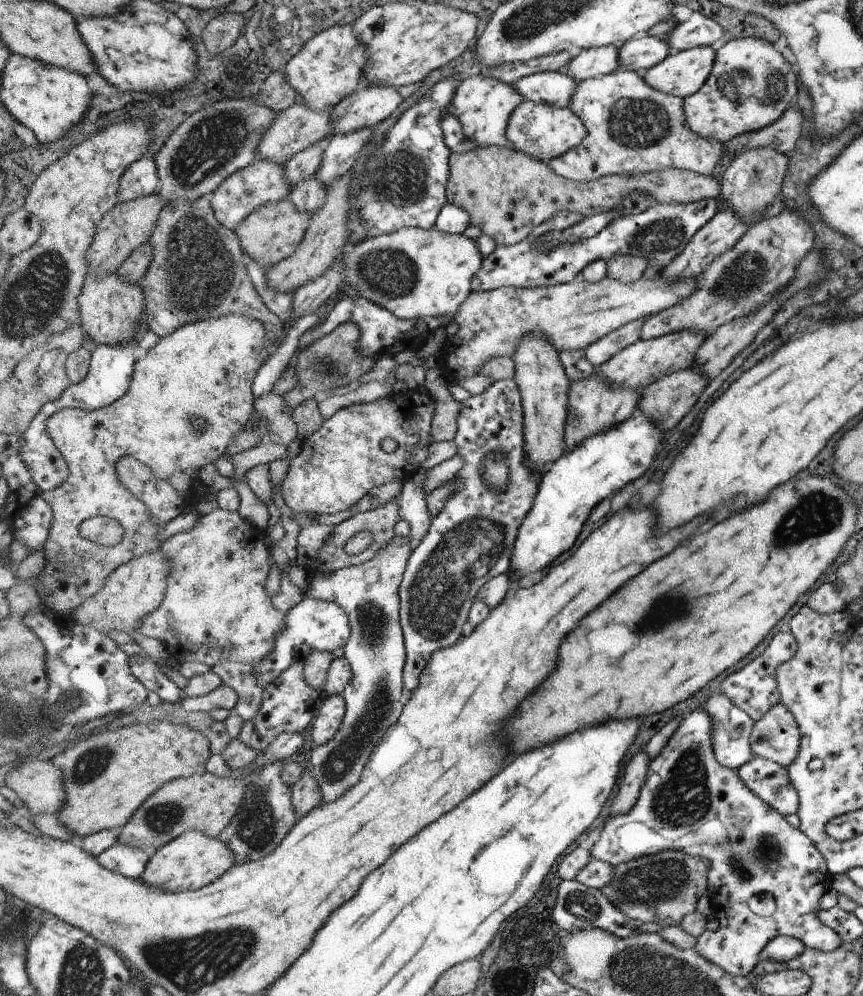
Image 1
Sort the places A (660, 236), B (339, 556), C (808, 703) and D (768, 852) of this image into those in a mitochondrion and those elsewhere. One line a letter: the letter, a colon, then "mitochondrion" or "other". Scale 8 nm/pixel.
A: mitochondrion
B: other
C: other
D: mitochondrion

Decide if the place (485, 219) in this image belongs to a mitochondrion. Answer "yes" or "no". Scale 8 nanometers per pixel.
no

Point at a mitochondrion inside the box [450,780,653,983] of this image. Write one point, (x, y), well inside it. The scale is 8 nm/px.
(584, 907)

